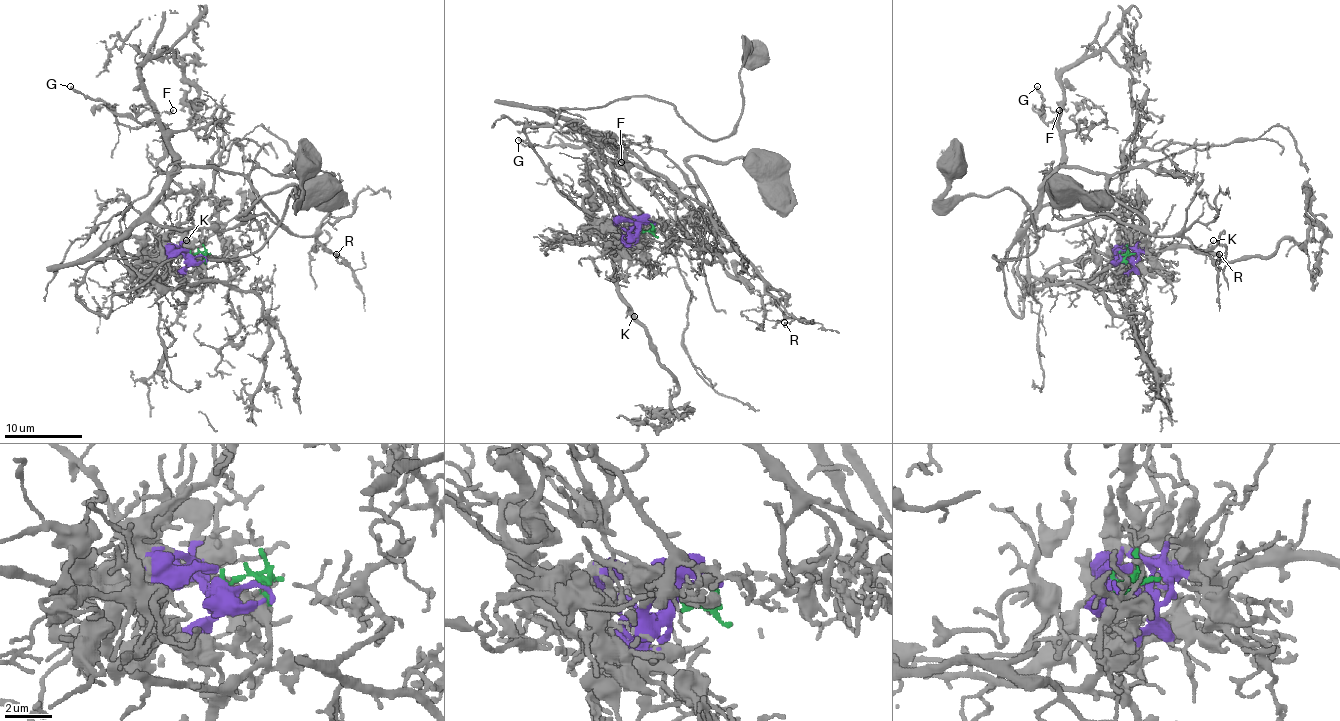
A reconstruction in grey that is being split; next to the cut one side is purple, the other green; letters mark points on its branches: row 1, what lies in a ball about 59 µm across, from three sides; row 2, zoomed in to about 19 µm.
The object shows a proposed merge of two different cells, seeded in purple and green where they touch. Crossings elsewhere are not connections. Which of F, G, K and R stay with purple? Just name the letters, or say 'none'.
K

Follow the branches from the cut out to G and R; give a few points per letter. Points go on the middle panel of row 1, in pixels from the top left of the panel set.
G: (637, 223), (647, 231), (653, 217), (571, 129), (610, 147), (621, 164), (518, 141)
R: (637, 223), (647, 231), (653, 217), (571, 129), (702, 209), (793, 319), (784, 323)

